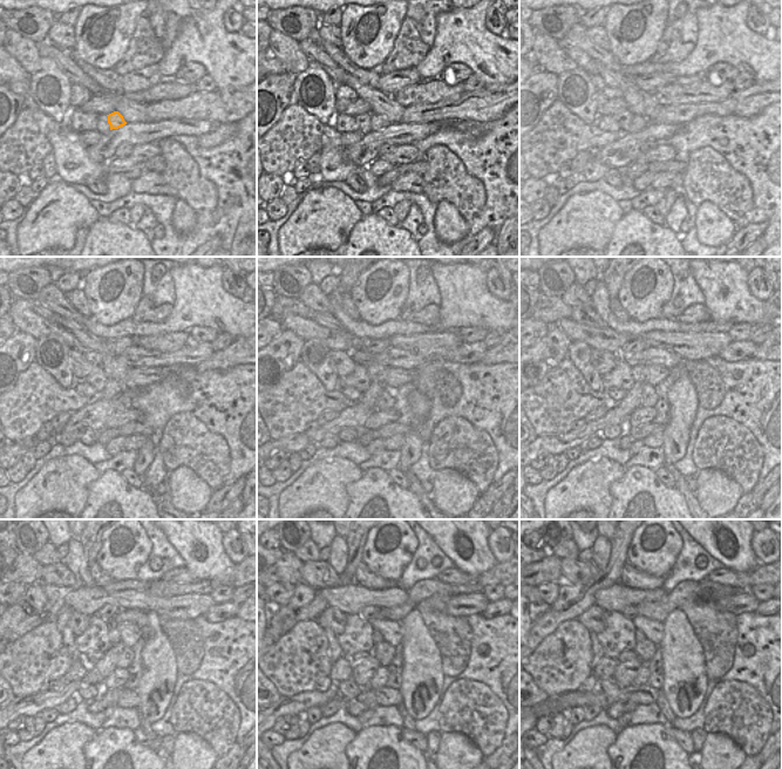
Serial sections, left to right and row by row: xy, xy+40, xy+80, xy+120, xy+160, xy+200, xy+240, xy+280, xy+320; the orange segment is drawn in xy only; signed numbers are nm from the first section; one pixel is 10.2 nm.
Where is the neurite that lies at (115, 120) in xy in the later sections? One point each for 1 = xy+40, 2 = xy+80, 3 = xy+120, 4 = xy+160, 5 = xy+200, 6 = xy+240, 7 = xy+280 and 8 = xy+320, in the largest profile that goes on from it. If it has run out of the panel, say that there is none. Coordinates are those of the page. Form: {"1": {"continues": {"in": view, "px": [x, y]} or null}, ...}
{"1": {"continues": {"in": "xy+40", "px": [378, 122]}}, "2": {"continues": {"in": "xy+80", "px": [638, 123]}}, "3": {"continues": {"in": "xy+120", "px": [113, 388]}}, "4": {"continues": {"in": "xy+160", "px": [369, 397]}}, "5": {"continues": {"in": "xy+200", "px": [632, 400]}}, "6": {"continues": {"in": "xy+240", "px": [107, 664]}}, "7": {"continues": {"in": "xy+280", "px": [362, 672]}}, "8": {"continues": {"in": "xy+320", "px": [625, 673]}}}

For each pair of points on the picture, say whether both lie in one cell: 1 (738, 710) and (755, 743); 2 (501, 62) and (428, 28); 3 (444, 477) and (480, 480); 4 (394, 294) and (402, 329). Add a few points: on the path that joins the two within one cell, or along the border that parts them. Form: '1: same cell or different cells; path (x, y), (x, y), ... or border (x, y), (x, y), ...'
1: same cell; path (746, 719), (752, 735)
2: different cells; border (442, 12), (435, 16), (435, 40), (430, 47)
3: different cells; border (442, 468), (457, 470), (481, 494)
4: different cells; border (396, 318), (390, 318), (376, 325), (369, 325)

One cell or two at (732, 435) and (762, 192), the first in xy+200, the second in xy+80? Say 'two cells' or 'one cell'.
two cells

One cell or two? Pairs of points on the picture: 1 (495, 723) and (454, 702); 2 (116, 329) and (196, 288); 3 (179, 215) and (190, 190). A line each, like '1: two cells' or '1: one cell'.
1: one cell
2: one cell
3: two cells

